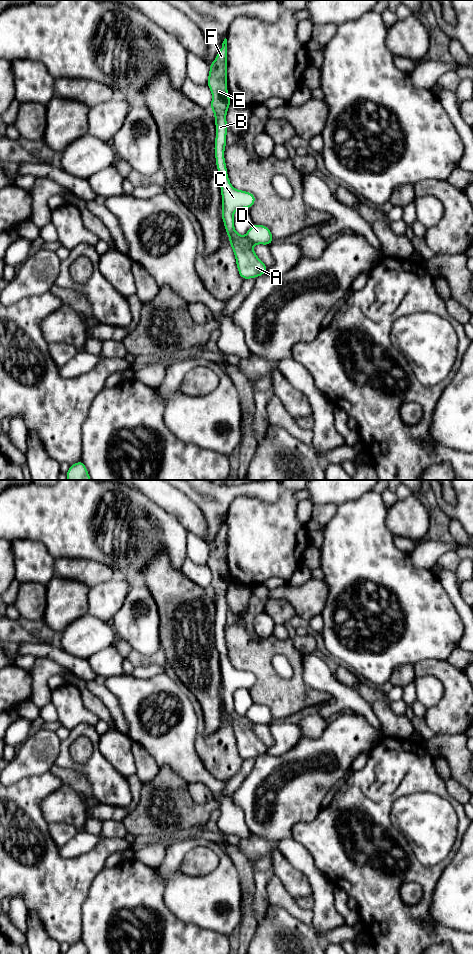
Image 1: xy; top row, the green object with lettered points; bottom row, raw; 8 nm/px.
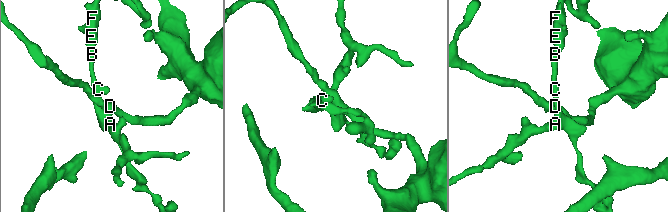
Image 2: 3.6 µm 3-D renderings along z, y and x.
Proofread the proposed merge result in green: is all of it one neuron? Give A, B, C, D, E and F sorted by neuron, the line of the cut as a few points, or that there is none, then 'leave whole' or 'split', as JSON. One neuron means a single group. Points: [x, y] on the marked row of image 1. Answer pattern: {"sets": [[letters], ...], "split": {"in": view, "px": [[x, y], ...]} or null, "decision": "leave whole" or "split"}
{"sets": [["A", "B", "C", "E", "F"], ["D"]], "split": {"in": "xy", "px": [[244, 237], [253, 243]]}, "decision": "split"}

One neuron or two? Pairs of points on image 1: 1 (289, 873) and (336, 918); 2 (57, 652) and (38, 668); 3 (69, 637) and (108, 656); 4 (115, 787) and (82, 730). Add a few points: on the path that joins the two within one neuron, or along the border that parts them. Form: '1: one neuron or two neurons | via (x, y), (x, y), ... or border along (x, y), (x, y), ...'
1: two neurons | border along (301, 871), (309, 882), (311, 894)
2: two neurons | border along (36, 657), (48, 657), (67, 669)
3: two neurons | border along (114, 642), (87, 658)
4: one neuron | via (100, 772), (96, 768), (95, 741)

